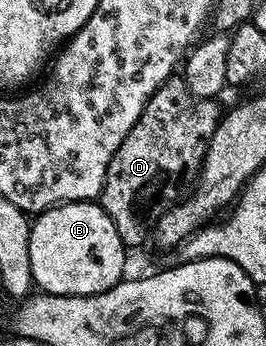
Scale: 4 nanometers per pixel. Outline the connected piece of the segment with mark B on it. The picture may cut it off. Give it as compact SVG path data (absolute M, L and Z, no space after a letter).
M91 201L89 203L62 203L58 207L49 207L48 210L41 212L30 224L30 277L35 284L38 283L43 292L58 295L92 295L104 293L112 289L117 283L124 279L122 270L126 267L127 248L124 246L120 233L116 233L116 225L112 225L112 217L103 209L101 202Z

